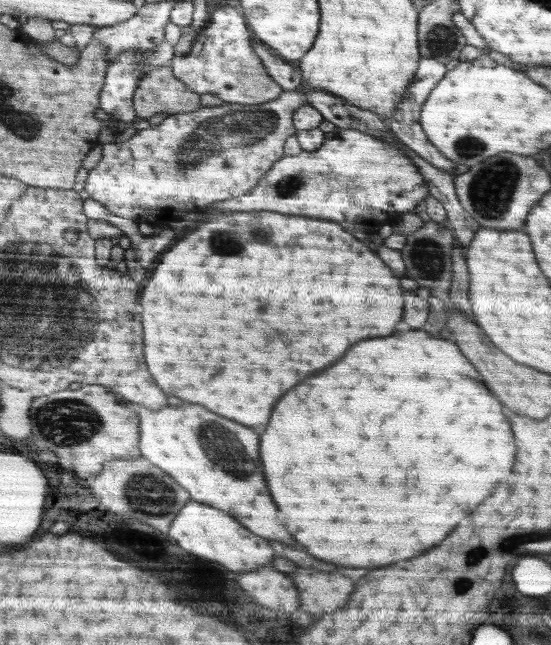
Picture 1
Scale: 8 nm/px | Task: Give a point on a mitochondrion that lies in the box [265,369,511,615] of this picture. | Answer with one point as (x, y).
(474, 556)

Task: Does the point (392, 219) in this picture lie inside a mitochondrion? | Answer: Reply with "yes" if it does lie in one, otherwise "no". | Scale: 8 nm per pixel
no

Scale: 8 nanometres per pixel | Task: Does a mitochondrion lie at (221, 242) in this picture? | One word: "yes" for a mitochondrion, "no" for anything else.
yes

